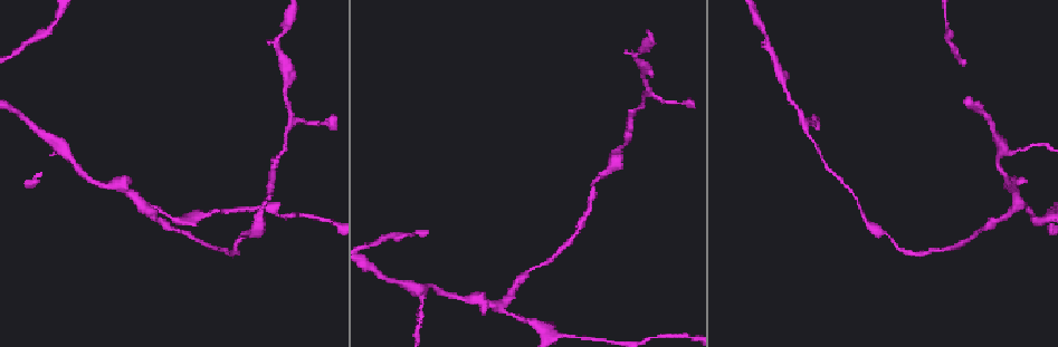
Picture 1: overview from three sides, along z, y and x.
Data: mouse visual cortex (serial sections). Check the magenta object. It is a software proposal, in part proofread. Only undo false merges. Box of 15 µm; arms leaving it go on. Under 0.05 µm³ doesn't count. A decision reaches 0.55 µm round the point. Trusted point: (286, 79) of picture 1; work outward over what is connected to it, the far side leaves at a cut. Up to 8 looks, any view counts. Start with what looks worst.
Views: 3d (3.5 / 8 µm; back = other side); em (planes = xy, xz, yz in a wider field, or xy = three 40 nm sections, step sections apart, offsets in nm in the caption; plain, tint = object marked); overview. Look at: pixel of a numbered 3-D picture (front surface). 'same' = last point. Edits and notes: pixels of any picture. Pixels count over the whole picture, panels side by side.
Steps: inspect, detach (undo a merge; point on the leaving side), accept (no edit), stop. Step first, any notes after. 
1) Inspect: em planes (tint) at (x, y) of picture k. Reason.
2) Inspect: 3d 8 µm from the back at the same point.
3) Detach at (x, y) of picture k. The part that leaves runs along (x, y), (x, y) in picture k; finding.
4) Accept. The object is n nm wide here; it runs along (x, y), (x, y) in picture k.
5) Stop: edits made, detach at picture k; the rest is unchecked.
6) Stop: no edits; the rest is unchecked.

Inspect: 3d 3.5 µm at (647, 91) of picture 1. Three arms meet.

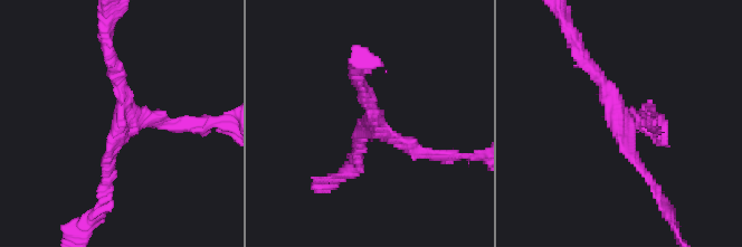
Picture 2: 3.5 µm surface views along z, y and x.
Inspect: em xy step 2 (plain) at (122, 108) of picture 2. 3 arms meet here; the arms are 150, 200, 200 nm wide; shape alone is not enough.

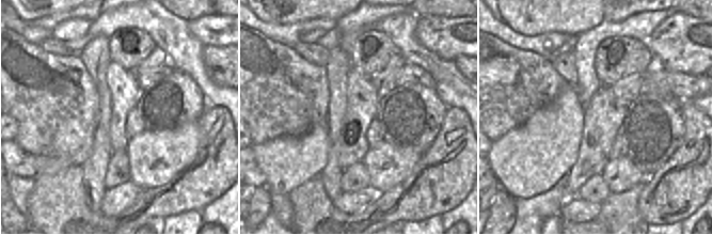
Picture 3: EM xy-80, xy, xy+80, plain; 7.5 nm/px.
Inspect: em xy step 2 (tint) at the same point. With the object marked.

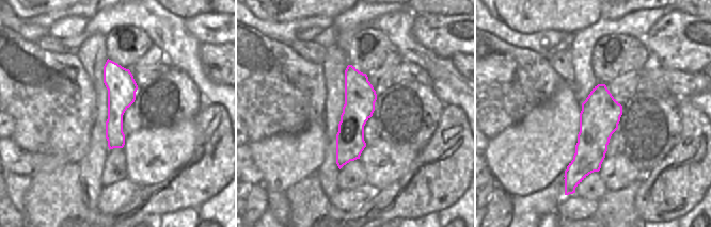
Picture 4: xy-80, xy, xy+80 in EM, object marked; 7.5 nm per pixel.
Accept. One cell here.

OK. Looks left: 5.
Inspect: 3d 3.5 µm at (144, 206) of picture 1. Abrupt turn.

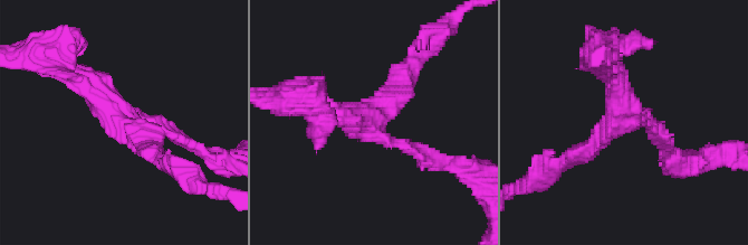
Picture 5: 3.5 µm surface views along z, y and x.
Inspect: em xy step 2 (tint) at (373, 120) of picture 5. Now the EM.

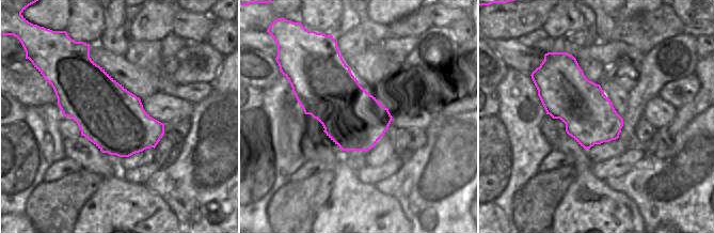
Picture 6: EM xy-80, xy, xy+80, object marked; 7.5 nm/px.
Inspect: em xy step 1 (tint) at the same point. Another direction.

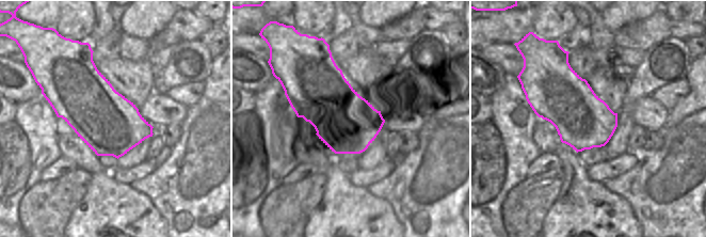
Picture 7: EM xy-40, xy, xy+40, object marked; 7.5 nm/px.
Accept. The object is 460 nm wide here; it runs along (155, 157), (97, 94), (63, 71) in picture 5; all the same cell.

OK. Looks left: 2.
Inspect: 3d 8 µm at (562, 334) of picture 1. Calibre changes.

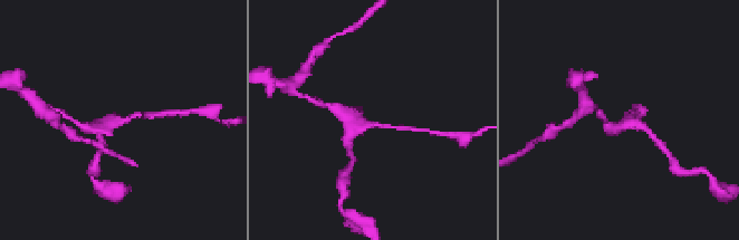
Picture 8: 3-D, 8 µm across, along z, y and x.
Inspect: 3d 3.5 µm at (371, 123) of picture 8.

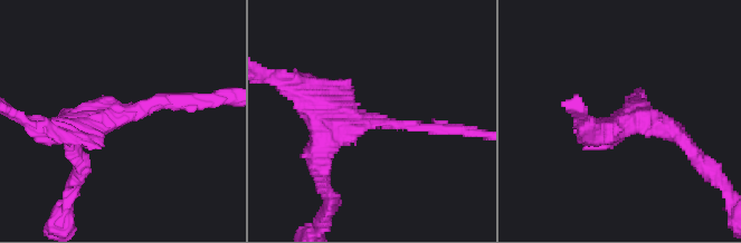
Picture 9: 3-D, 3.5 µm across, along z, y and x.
Accept. It runs along (302, 93), (340, 116), (443, 127) in picture 9; all the same cell.

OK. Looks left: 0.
Stop: no edits; the rest is unchecked.

